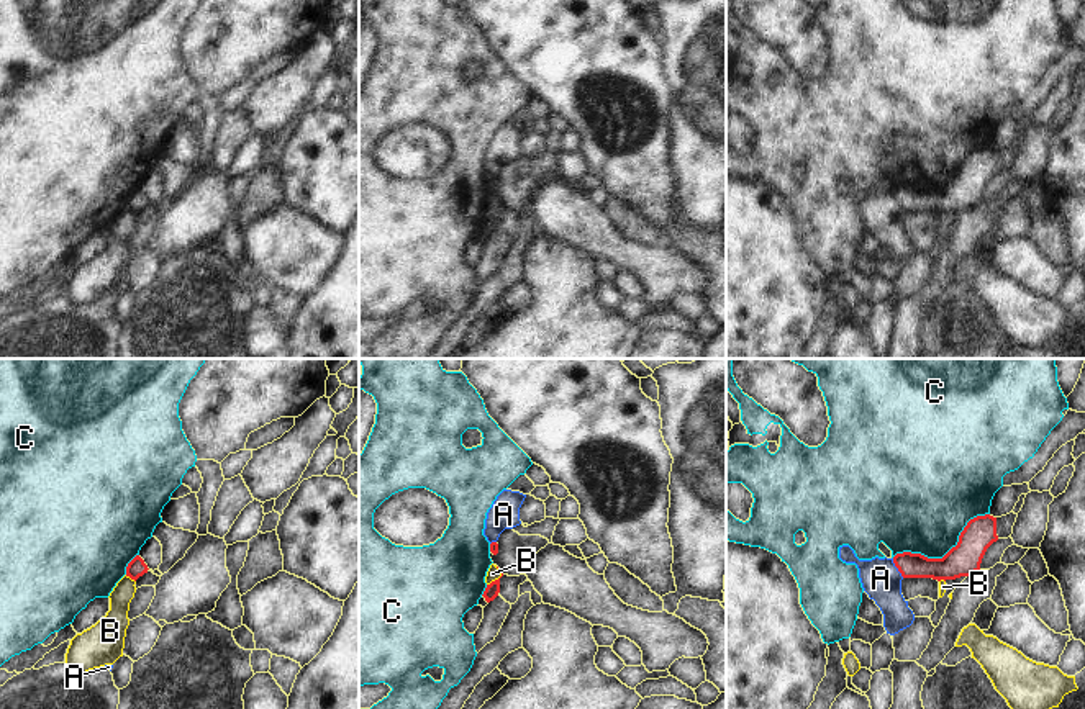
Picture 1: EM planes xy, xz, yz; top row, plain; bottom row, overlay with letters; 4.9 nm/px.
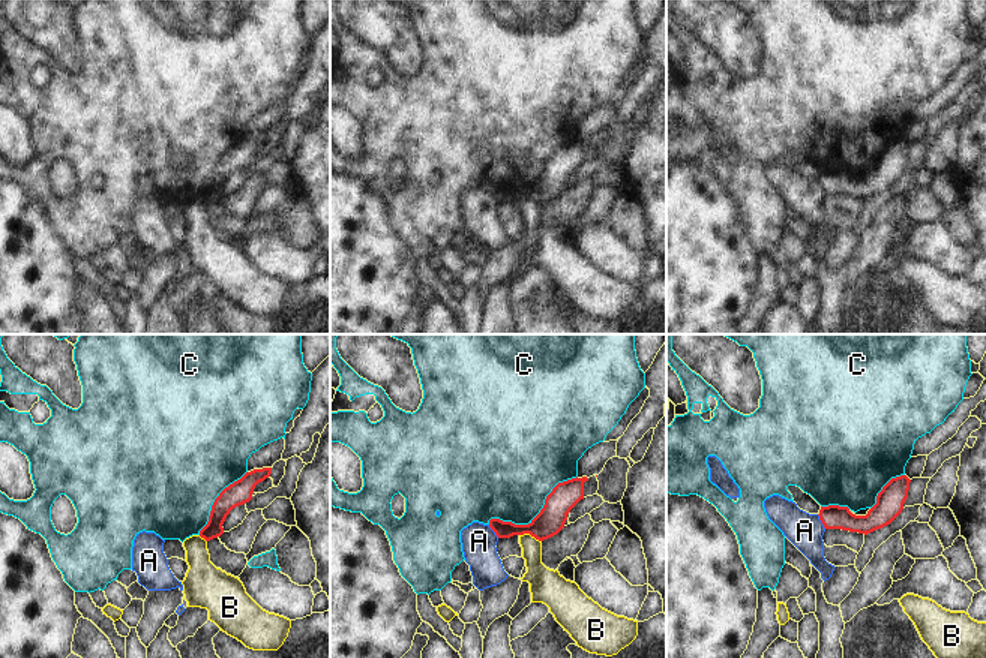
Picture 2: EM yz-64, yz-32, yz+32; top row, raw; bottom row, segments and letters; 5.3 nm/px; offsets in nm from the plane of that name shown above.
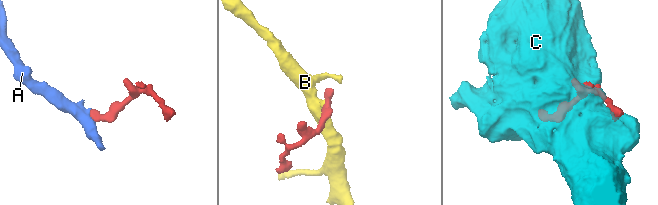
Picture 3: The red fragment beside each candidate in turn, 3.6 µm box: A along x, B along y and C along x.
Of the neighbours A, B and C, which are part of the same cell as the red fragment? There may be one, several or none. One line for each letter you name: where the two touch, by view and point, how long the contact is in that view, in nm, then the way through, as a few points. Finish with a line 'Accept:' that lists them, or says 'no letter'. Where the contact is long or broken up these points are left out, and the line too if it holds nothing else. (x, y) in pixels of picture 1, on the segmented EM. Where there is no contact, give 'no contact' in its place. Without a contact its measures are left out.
Accept: no letter

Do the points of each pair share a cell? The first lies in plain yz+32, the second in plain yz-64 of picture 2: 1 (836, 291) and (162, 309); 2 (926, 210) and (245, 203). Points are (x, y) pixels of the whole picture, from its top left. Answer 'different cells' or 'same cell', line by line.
1: same cell
2: different cells

